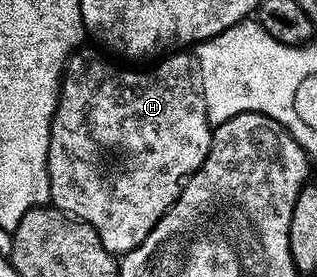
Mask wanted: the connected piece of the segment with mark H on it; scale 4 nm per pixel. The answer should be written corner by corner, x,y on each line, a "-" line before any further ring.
170,55
162,59
167,59
167,61
159,60
154,63
159,63
159,65
154,65
151,69
128,67
128,75
124,79
118,77
116,71
110,71
111,62
109,60
86,61
83,65
76,66
74,70
71,68
60,81
58,104
54,106
54,118
50,124
50,142
46,156
46,170
50,180
50,201
53,208
60,209
63,213
69,213
70,216
78,218
79,221
87,221
100,235
100,243
104,243
107,251
115,255
124,255
128,251
132,251
149,235
152,227
156,227
156,223
172,207
172,203
178,201
180,191
186,186
186,180
202,166
210,150
212,126
206,117
206,103
199,86
195,82
193,85
189,81
190,73
192,77
191,58
189,61
186,57
174,56
178,55

